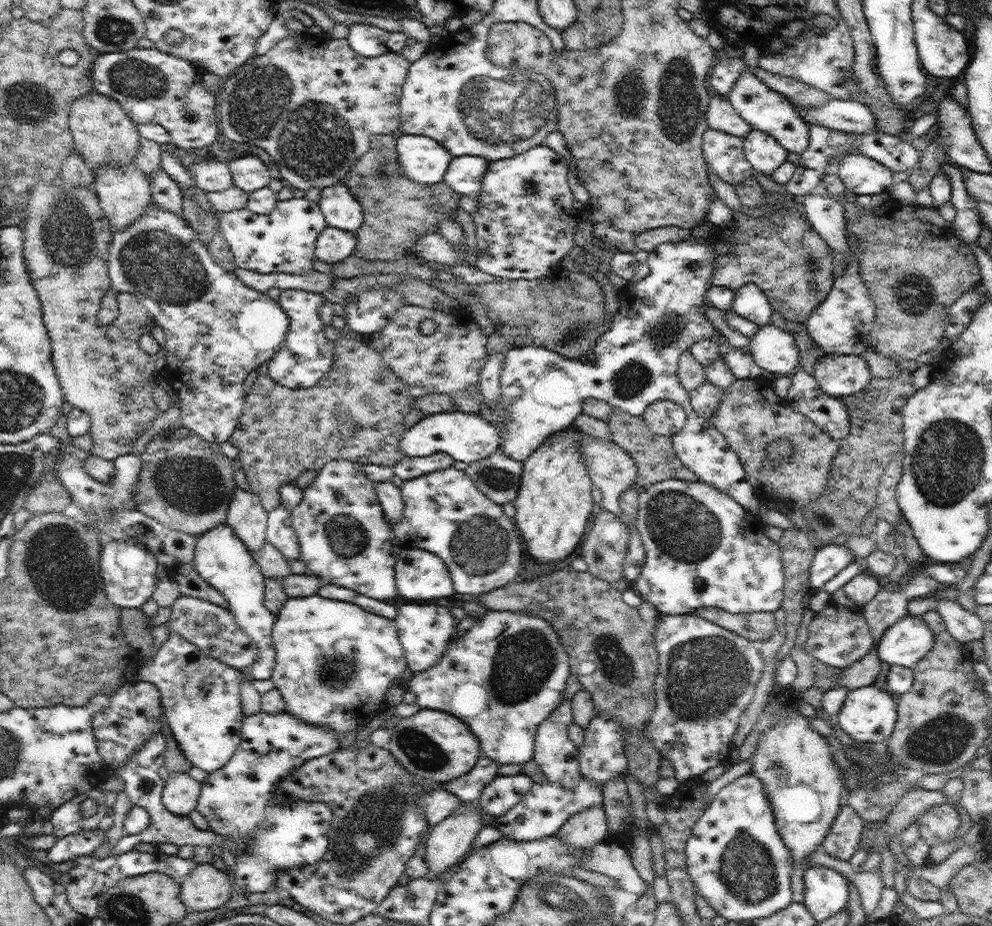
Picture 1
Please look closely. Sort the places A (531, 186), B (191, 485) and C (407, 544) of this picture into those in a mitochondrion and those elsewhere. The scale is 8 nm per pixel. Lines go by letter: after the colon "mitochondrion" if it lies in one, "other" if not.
A: mitochondrion
B: mitochondrion
C: other

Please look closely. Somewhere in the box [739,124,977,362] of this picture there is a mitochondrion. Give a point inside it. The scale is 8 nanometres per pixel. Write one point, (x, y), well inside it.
(915, 294)

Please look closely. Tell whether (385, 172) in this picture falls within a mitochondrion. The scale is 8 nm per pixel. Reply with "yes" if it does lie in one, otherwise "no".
yes

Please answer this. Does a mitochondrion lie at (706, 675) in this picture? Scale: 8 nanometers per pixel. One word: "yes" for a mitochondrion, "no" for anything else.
yes

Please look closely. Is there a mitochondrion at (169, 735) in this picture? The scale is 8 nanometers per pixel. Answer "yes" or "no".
no

